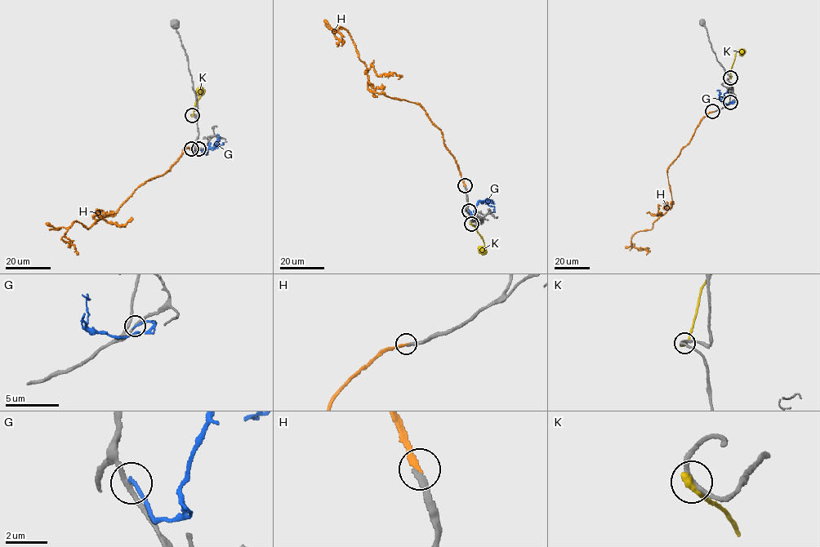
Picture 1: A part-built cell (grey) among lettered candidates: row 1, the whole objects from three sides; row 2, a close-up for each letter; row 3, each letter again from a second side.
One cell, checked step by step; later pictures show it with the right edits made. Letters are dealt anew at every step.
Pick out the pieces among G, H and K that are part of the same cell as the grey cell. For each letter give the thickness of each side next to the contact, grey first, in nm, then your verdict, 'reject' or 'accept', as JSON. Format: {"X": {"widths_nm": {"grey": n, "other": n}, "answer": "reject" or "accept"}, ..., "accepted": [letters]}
{"G": {"widths_nm": {"grey": 220, "other": 190}, "answer": "reject"}, "H": {"widths_nm": {"grey": 280, "other": 200}, "answer": "accept"}, "K": {"widths_nm": {"grey": 240, "other": 400}, "answer": "reject"}, "accepted": ["H"]}

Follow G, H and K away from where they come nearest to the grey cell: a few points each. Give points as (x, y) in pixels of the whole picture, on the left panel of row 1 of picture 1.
G: (198, 148), (206, 153), (208, 148), (223, 142)
H: (191, 148), (116, 212), (87, 229), (72, 223), (61, 238), (76, 255)
K: (192, 115), (202, 88), (198, 90), (199, 94)

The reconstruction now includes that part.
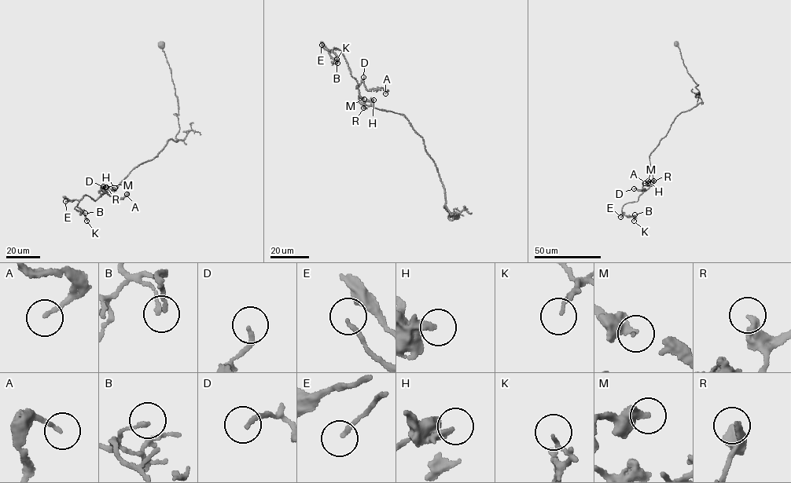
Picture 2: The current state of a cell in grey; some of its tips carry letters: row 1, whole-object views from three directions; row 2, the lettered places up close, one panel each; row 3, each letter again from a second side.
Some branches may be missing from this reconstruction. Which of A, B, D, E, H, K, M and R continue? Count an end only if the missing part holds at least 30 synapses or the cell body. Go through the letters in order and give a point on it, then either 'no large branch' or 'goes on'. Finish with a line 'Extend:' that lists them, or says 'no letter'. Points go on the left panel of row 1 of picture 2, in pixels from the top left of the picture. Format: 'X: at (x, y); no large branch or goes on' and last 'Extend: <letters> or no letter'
A: at (126, 194); no large branch
B: at (85, 213); no large branch
D: at (103, 186); no large branch
E: at (65, 201); no large branch
H: at (115, 188); no large branch
K: at (86, 221); no large branch
M: at (105, 187); no large branch
R: at (106, 187); no large branch
Extend: no letter

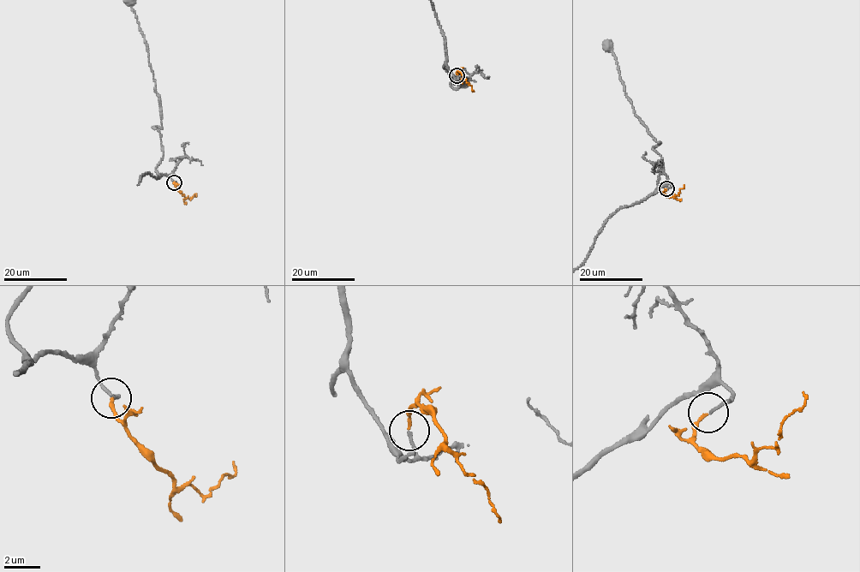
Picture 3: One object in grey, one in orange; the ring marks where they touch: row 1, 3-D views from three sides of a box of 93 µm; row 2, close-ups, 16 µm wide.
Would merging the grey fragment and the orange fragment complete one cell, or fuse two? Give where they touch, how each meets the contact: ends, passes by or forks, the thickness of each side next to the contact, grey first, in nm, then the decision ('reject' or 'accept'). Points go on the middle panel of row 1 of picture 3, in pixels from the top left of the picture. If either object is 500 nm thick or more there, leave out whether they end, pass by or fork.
(456, 75) | grey ends | orange ends | 160/150 nm | accept

